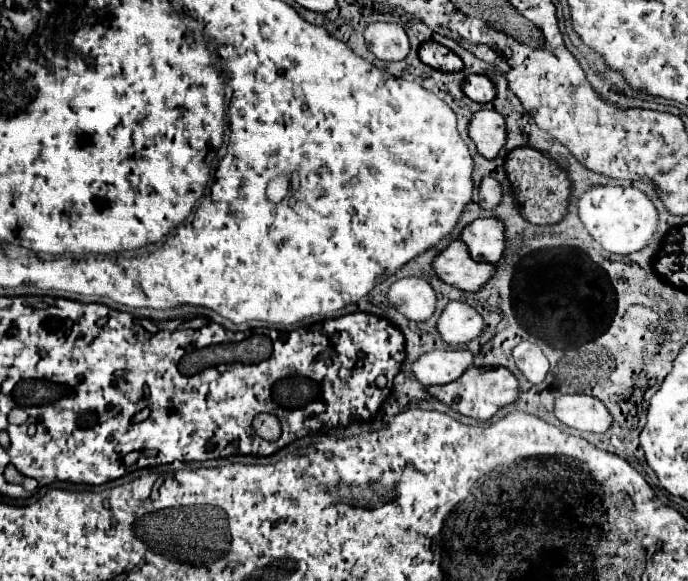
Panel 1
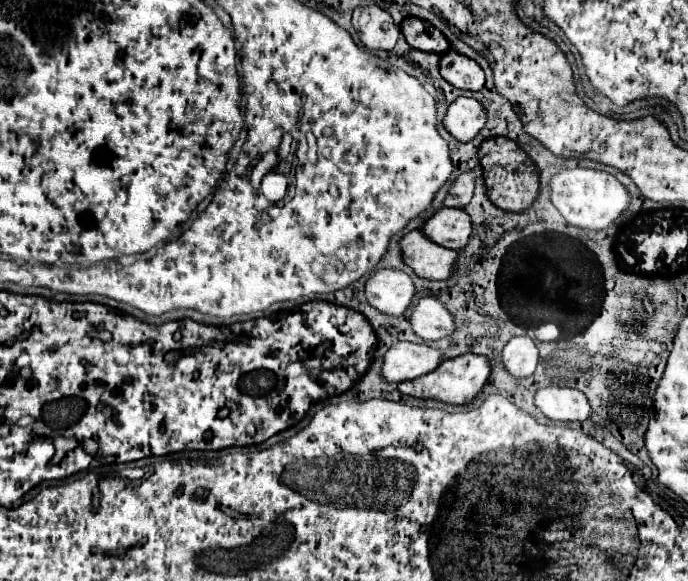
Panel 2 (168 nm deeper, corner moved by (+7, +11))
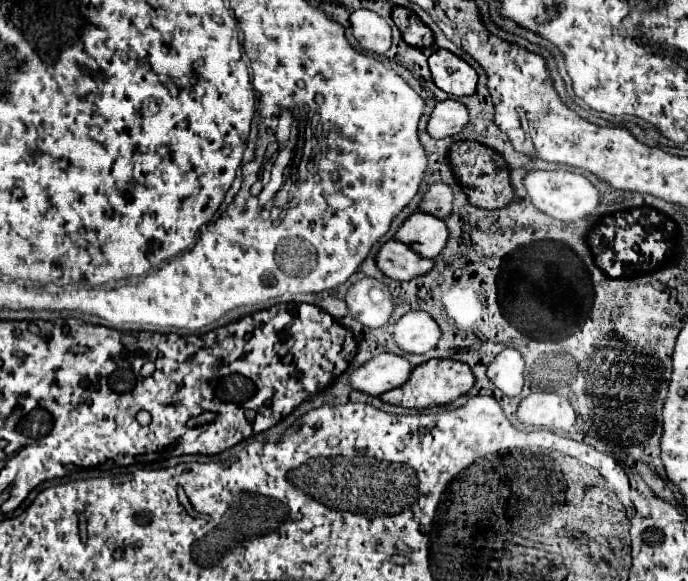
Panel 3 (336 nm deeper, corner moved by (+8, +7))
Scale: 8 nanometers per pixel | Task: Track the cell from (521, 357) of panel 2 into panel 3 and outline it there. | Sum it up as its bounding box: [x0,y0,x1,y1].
[487,348,523,396]

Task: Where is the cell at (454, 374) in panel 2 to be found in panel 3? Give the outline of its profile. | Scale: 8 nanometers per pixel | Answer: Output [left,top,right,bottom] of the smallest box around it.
[379,360,475,408]

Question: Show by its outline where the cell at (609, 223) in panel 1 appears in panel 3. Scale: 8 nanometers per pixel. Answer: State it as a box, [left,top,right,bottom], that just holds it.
[523,170,599,222]

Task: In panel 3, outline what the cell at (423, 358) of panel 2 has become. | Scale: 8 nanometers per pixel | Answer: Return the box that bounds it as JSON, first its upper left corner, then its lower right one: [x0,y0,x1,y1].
[349,354,411,396]

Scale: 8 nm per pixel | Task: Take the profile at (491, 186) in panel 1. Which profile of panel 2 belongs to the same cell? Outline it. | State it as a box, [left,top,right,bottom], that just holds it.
[444,172,476,208]

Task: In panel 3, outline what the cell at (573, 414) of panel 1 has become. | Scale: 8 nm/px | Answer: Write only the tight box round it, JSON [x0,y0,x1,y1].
[517,392,577,430]

